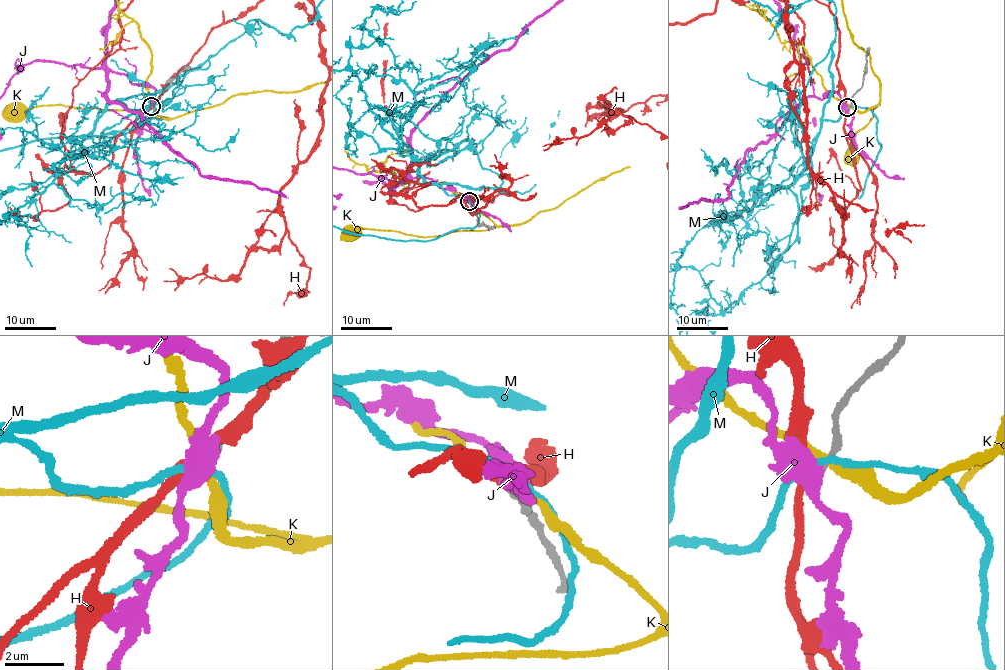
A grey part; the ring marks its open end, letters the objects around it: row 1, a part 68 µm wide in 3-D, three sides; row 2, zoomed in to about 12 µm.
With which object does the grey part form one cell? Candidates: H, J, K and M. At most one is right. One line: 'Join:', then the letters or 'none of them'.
Join: J

